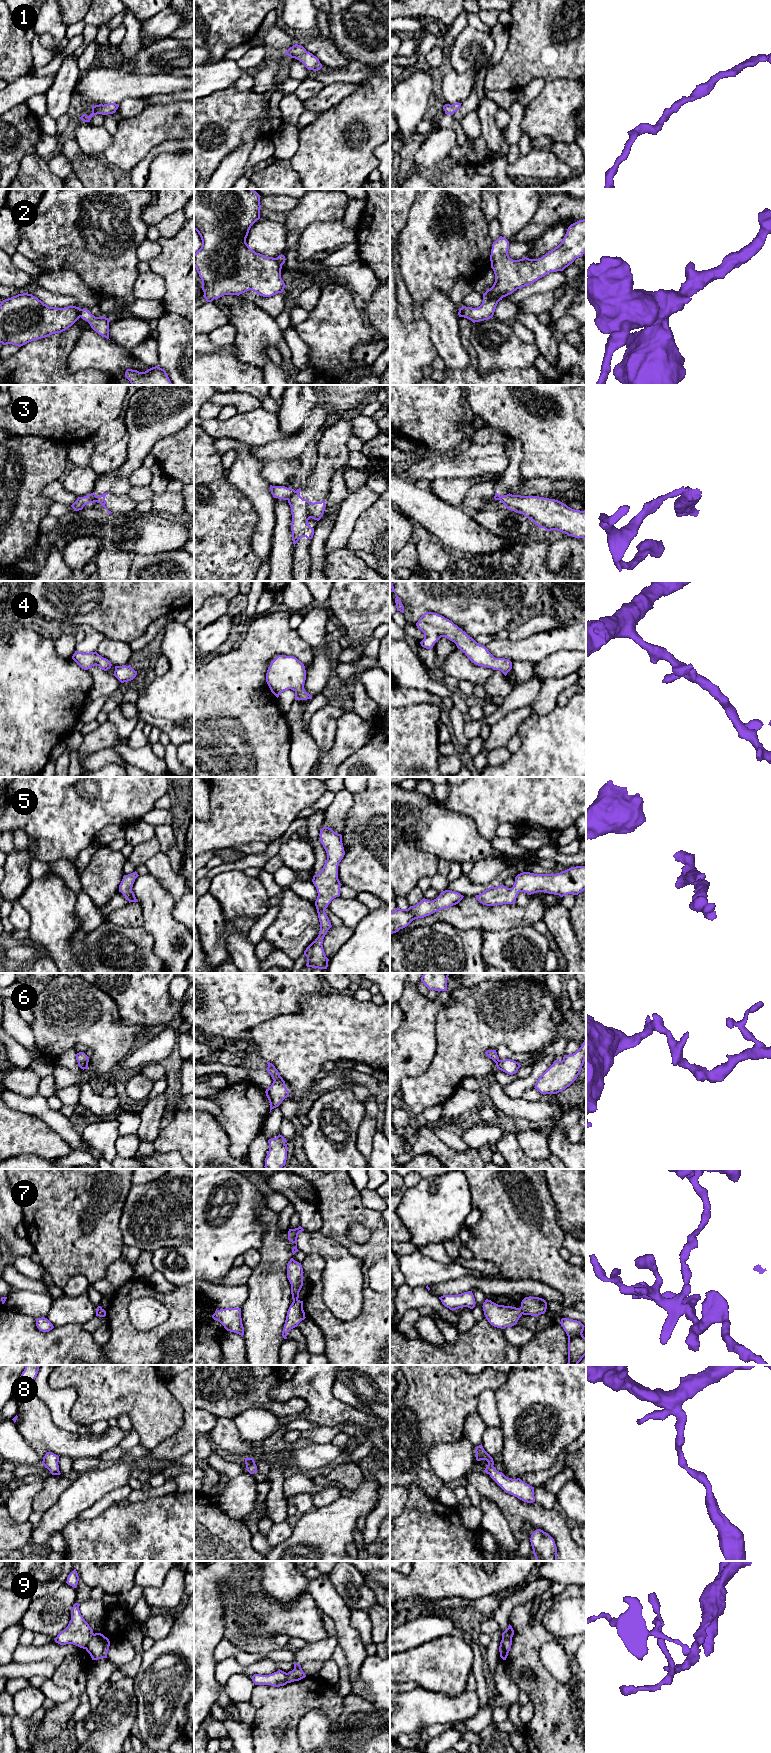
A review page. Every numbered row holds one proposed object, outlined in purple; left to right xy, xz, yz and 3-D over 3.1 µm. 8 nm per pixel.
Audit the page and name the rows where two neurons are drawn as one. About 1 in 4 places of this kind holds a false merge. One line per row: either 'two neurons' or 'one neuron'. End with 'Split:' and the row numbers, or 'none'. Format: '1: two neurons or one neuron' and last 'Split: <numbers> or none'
1: one neuron
2: two neurons
3: two neurons
4: one neuron
5: one neuron
6: one neuron
7: two neurons
8: one neuron
9: two neurons
Split: 2, 3, 7, 9

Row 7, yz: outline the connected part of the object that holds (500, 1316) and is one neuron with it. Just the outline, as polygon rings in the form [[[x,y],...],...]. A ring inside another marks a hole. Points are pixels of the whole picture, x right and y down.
[[[488,1299],[485,1300],[482,1307],[488,1322],[501,1329],[516,1325],[522,1316],[521,1308],[498,1305]]]

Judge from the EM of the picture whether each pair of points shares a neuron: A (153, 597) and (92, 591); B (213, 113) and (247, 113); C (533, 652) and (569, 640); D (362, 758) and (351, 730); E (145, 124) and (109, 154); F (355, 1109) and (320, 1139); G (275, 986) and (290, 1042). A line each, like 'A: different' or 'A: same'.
A: same
B: same
C: same
D: different
E: same
F: same
G: different

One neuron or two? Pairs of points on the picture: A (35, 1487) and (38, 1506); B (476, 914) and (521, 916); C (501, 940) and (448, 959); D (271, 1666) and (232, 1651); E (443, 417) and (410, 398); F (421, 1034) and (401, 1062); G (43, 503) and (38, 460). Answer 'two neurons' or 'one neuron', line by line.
A: two neurons
B: one neuron
C: two neurons
D: two neurons
E: one neuron
F: one neuron
G: one neuron

